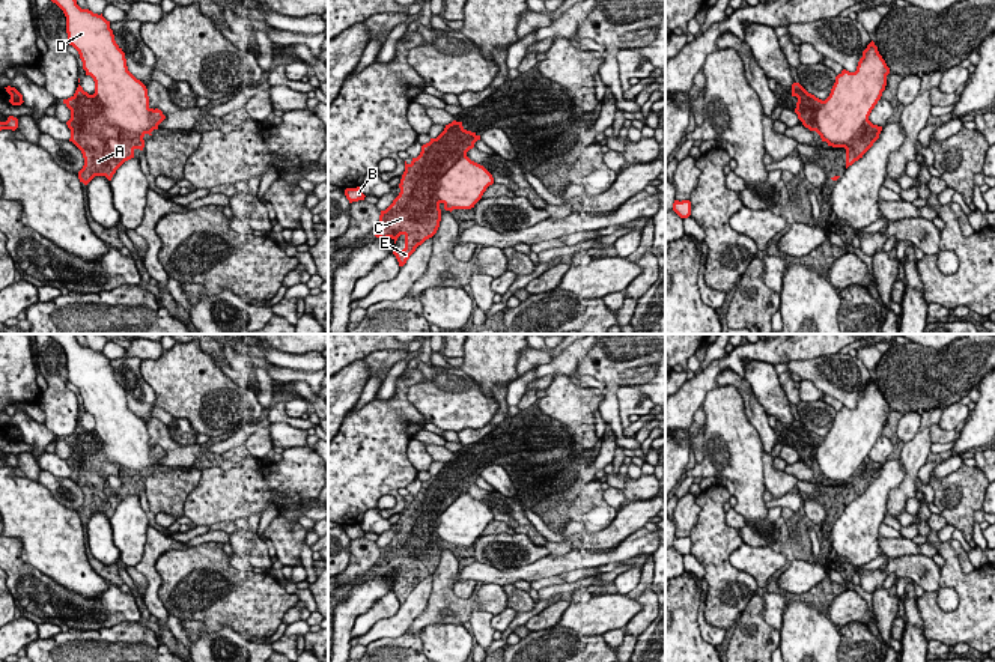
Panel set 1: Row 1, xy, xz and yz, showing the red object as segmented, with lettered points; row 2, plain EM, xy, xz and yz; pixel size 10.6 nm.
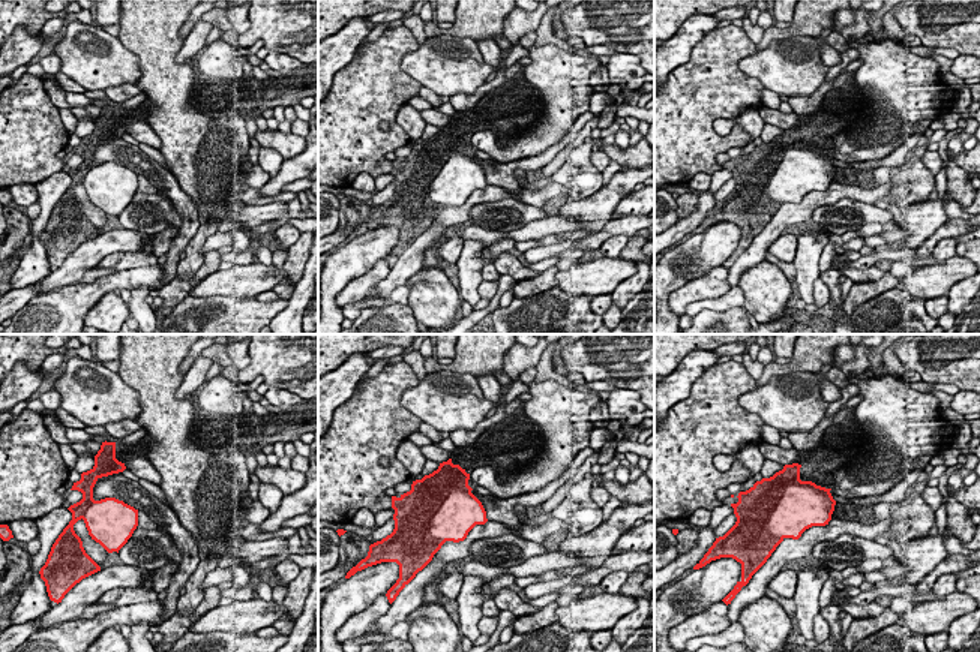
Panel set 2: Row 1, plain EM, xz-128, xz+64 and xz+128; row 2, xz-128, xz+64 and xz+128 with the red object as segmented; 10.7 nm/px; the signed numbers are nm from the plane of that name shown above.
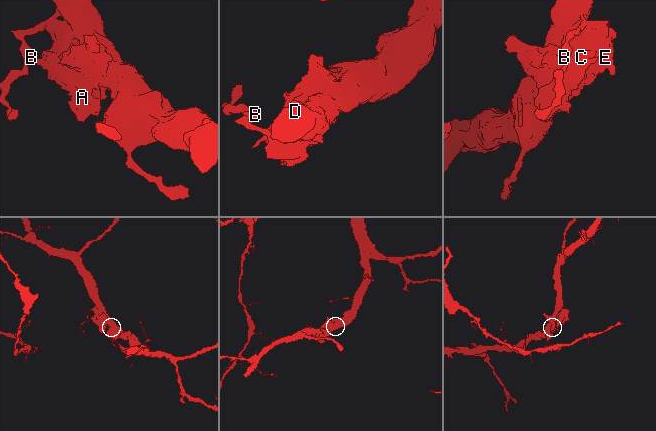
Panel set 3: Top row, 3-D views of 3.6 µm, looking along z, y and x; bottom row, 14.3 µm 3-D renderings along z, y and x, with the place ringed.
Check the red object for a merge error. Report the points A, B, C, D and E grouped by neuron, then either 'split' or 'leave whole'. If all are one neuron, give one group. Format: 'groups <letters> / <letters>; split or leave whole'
groups A B C D E; leave whole

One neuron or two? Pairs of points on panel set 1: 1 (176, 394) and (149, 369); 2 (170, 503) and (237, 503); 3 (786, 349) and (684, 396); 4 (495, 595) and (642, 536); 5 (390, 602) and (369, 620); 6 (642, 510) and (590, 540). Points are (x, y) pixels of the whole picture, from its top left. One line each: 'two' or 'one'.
1: one
2: two
3: one
4: two
5: one
6: one

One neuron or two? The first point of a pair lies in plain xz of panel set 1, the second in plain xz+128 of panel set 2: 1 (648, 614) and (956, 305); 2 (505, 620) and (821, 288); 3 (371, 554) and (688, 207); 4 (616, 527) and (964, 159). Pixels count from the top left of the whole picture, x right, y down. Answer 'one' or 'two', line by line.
1: one
2: one
3: one
4: two

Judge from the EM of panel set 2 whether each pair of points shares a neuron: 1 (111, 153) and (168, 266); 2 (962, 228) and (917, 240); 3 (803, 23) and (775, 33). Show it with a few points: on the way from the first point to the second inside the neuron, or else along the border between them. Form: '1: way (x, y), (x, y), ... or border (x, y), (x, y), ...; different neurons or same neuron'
1: way (146, 167), (176, 194), (186, 209), (186, 231); same neuron
2: border (946, 221), (914, 249); different neurons
3: way (796, 29), (782, 33); same neuron

